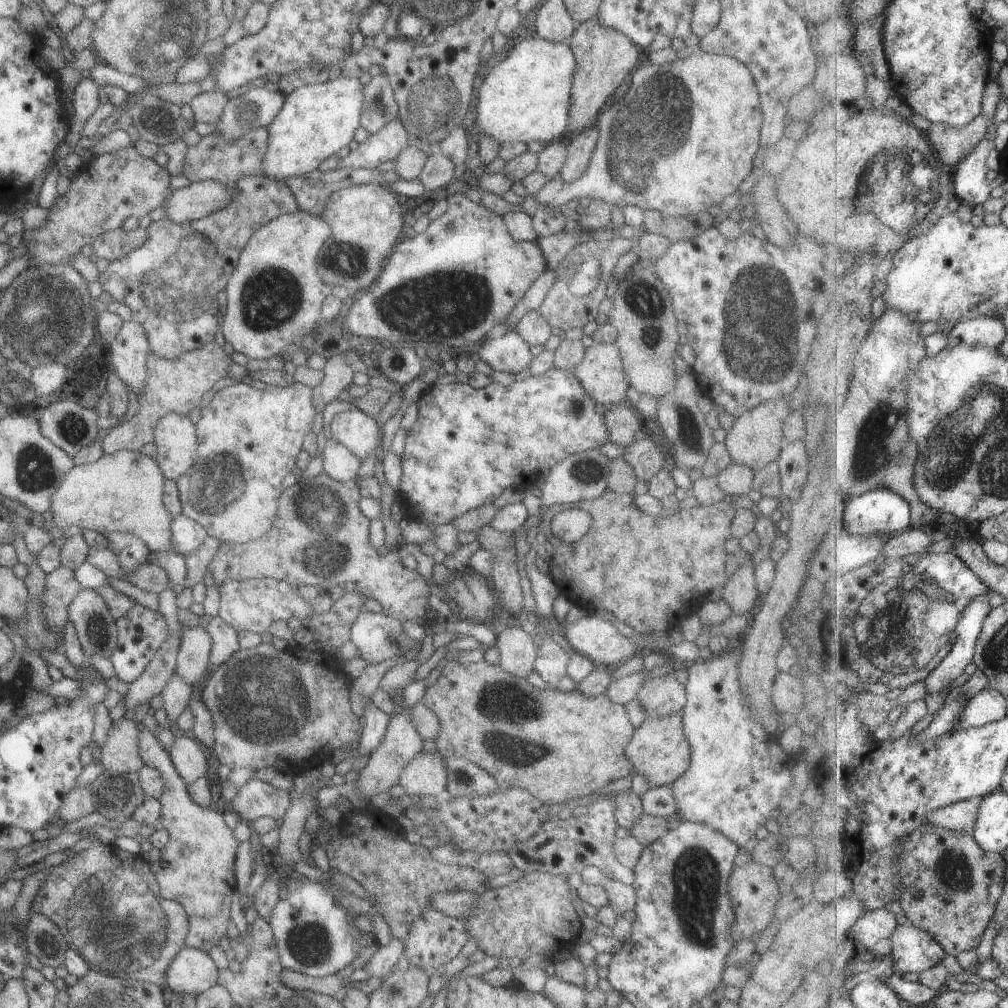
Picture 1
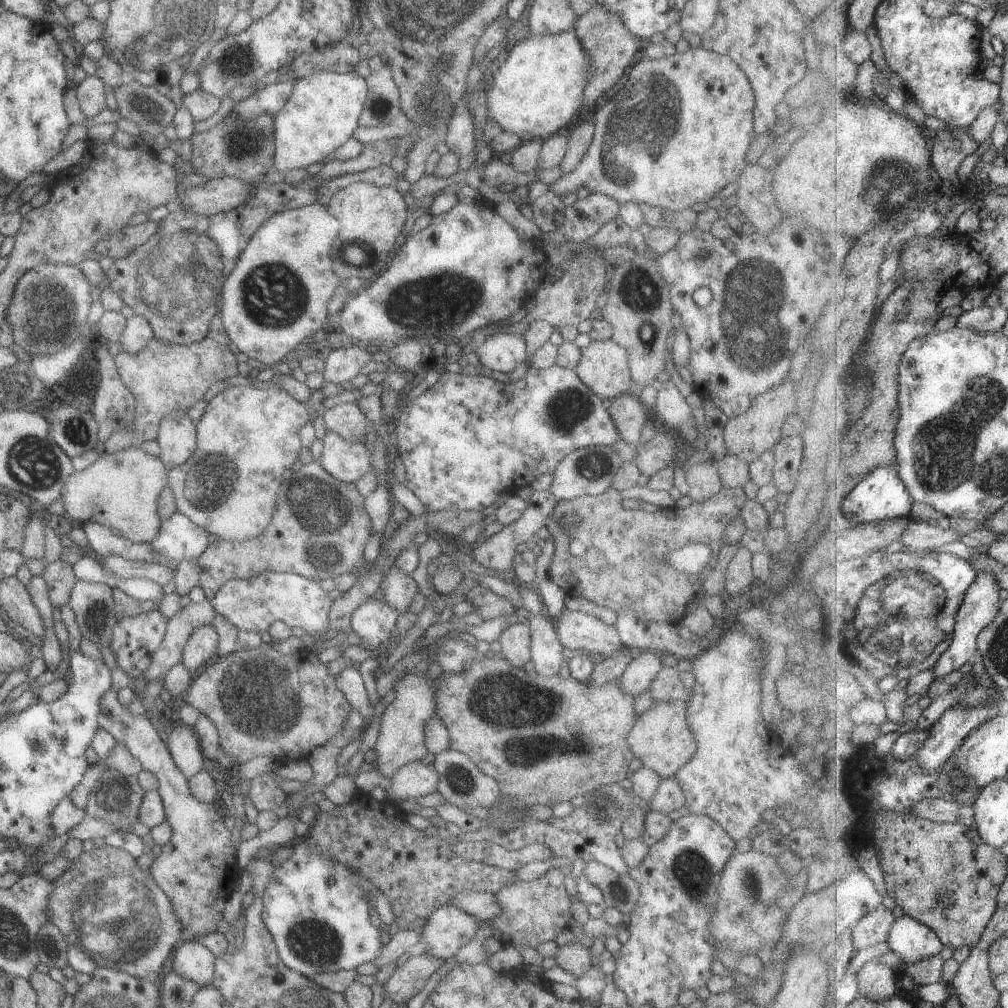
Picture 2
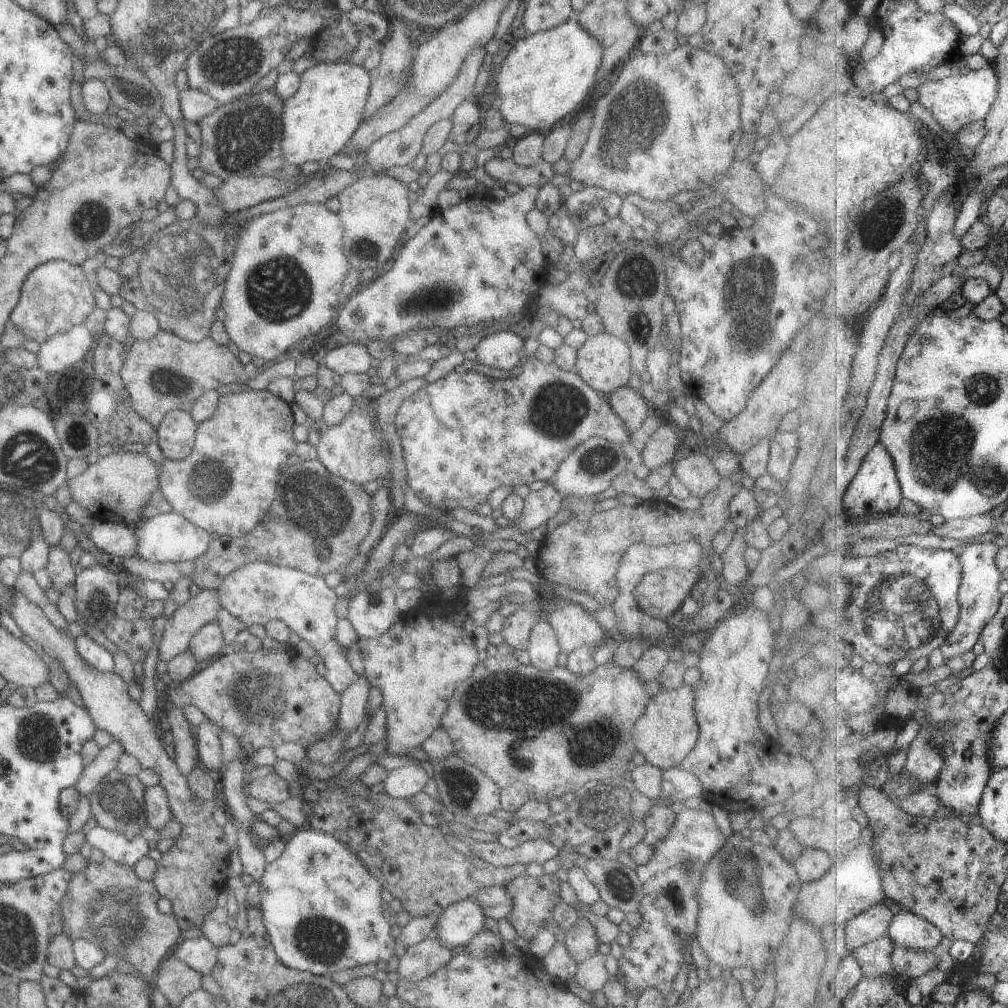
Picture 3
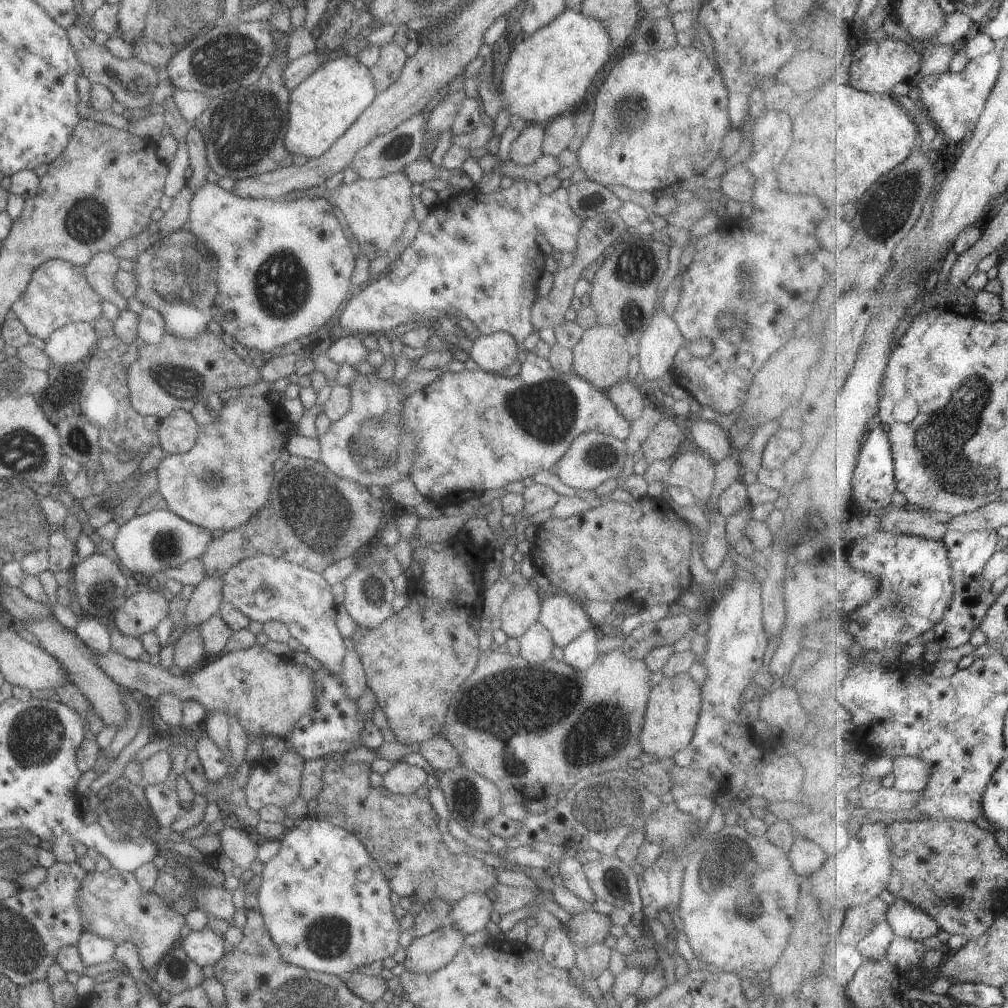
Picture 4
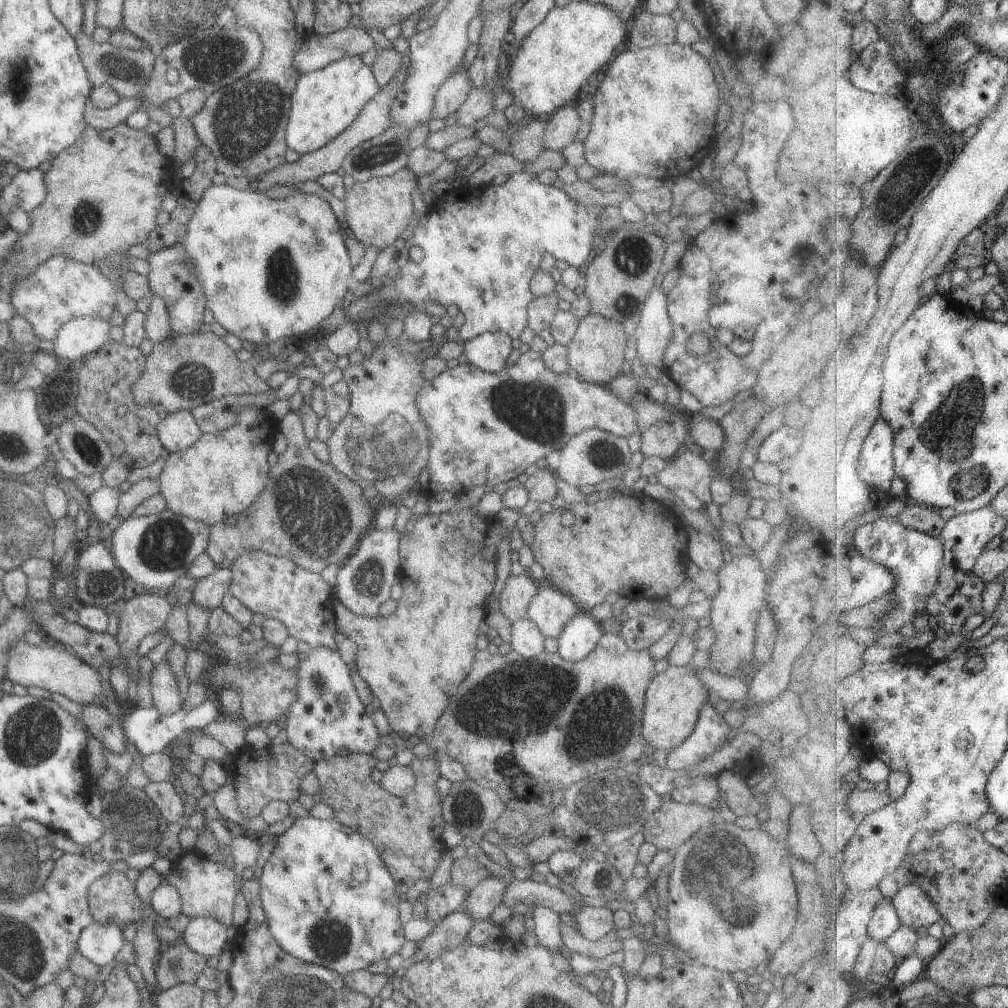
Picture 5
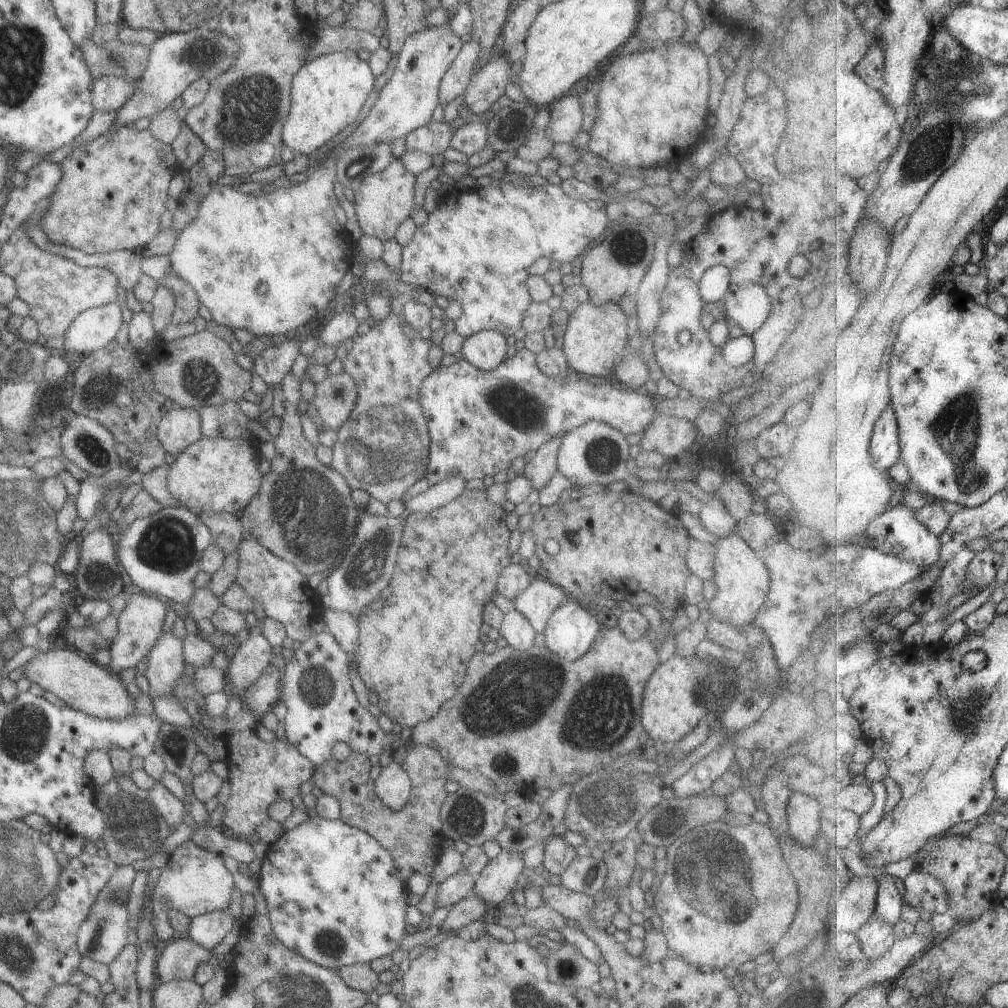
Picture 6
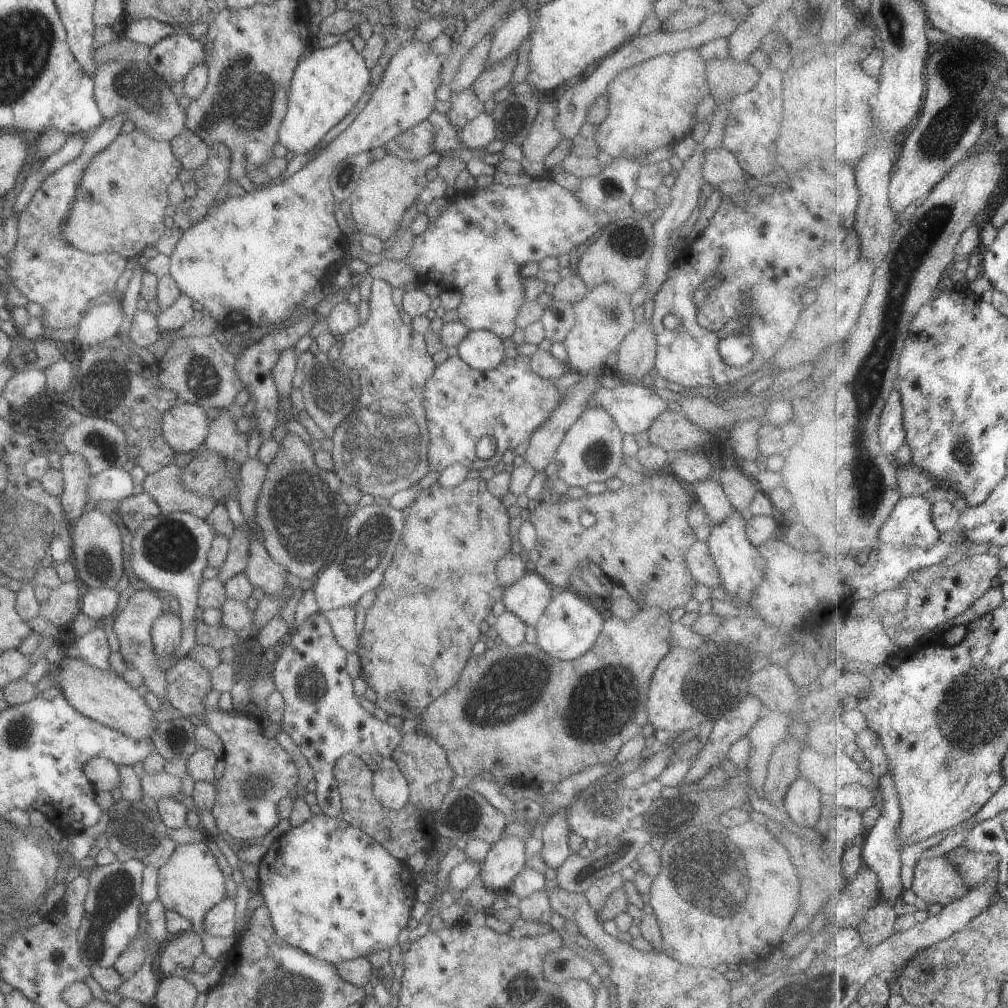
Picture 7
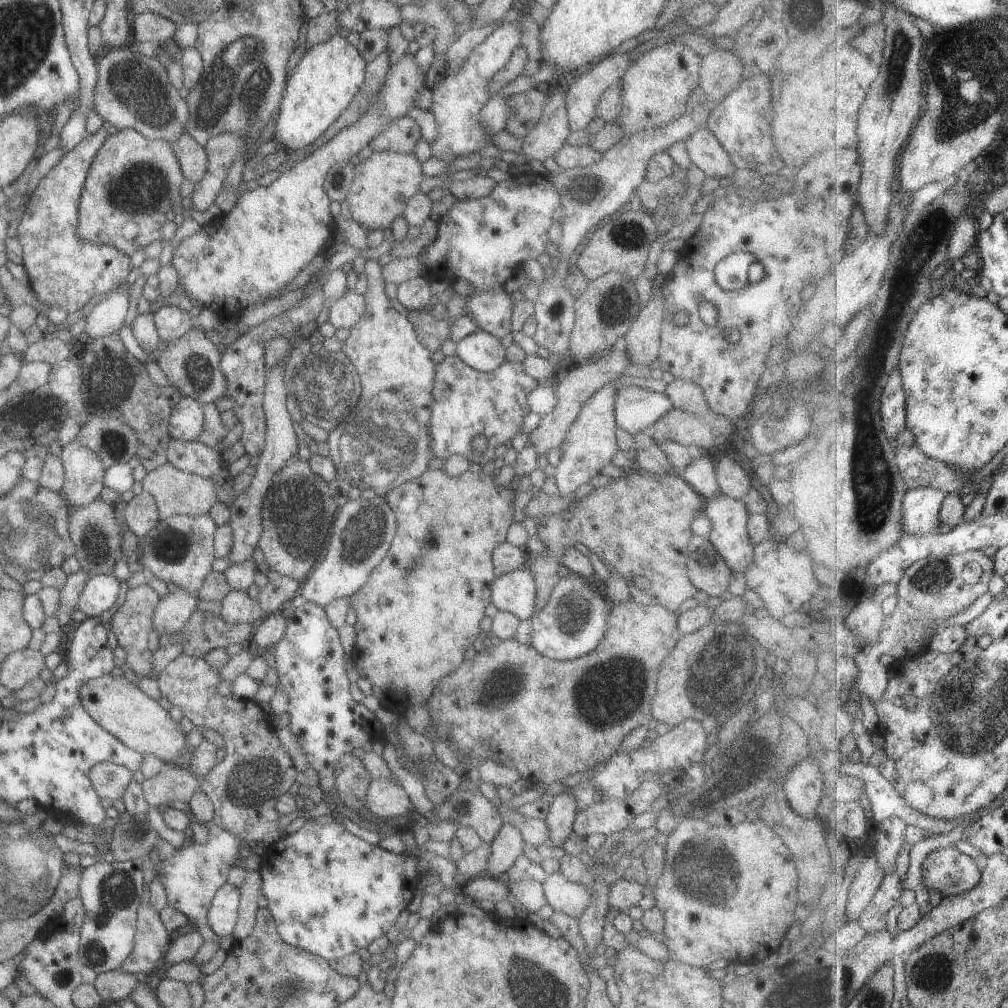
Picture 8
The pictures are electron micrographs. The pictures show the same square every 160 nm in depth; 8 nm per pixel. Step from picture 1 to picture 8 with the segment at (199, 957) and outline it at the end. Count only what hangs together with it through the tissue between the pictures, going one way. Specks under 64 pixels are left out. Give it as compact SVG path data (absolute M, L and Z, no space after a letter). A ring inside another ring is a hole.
M227 882L215 892L206 913L206 924L217 937L227 936L233 931L239 896L239 890Z

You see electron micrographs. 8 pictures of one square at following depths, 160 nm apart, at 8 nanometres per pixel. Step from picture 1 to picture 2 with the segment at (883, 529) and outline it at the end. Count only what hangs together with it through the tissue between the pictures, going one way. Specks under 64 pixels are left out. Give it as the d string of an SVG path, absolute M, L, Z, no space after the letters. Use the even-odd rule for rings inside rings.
M880 466L867 477L857 480L853 484L843 486L840 496L836 498L835 508L844 514L853 524L872 523L889 519L910 518L911 506L915 501L909 494L904 479L891 467Z

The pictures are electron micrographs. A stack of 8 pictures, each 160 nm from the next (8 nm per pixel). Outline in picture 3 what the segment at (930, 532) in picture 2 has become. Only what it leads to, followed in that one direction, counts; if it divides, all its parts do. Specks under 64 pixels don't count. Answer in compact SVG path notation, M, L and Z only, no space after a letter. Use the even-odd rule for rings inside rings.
M989 513L968 519L952 520L951 522L945 520L941 525L933 525L931 533L961 540L975 538L975 536L981 538L982 534L993 530L998 520L999 518L989 516Z

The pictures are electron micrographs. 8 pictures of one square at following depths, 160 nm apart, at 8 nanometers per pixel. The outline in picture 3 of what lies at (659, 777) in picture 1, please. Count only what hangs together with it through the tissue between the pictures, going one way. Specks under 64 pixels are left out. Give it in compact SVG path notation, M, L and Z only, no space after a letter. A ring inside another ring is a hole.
M681 683L674 689L659 689L657 694L650 696L646 702L643 714L637 718L631 727L630 737L633 741L634 750L644 756L644 762L660 769L668 769L678 766L679 762L689 754L698 737L698 726L692 711L693 688L688 684Z

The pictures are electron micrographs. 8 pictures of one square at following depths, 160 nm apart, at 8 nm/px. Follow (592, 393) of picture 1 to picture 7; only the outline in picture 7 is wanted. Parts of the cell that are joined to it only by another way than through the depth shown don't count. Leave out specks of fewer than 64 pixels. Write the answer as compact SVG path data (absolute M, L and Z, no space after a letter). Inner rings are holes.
M603 283L588 290L581 300L572 305L574 323L562 340L568 371L580 374L601 371L607 356L617 350L621 340L635 325L633 306L629 300L630 295L627 293L610 283Z

